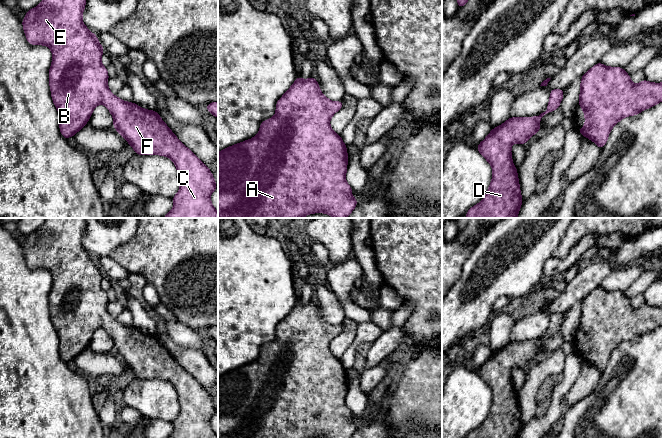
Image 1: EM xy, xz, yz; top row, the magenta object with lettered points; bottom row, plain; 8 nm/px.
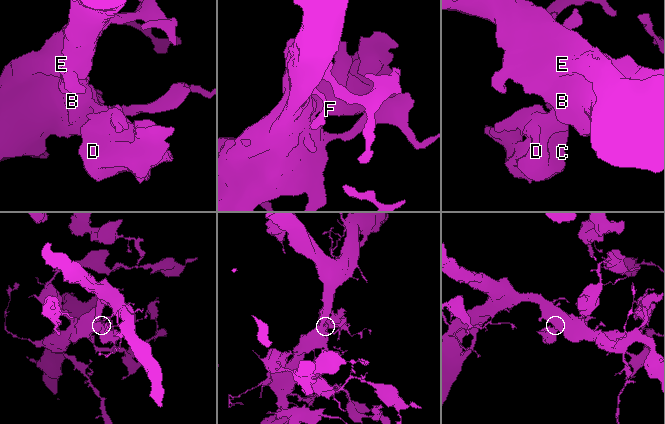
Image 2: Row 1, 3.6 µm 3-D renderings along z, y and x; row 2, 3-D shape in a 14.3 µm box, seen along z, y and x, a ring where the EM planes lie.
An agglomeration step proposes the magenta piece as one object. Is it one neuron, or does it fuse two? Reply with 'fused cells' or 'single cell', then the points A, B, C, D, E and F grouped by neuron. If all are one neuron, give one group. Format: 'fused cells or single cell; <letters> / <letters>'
single cell; A B C D E F

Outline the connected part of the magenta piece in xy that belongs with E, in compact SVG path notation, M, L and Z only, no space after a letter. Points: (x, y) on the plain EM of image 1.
M45 218L42 226L26 235L22 244L28 267L46 269L53 278L49 294L52 324L59 336L62 360L68 363L89 345L93 333L104 328L113 340L113 351L127 364L135 378L169 381L177 392L180 413L173 420L174 431L168 438L218 438L210 419L217 414L214 401L204 387L173 358L156 335L146 334L133 326L125 326L113 319L107 310L107 292L101 288L104 276L97 260L82 246L85 218Z

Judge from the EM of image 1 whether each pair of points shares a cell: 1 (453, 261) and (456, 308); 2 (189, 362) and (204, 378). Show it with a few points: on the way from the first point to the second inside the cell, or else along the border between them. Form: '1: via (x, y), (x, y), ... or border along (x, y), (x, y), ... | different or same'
1: border along (465, 262), (459, 278), (452, 286) | different
2: via (193, 366), (201, 374) | same

